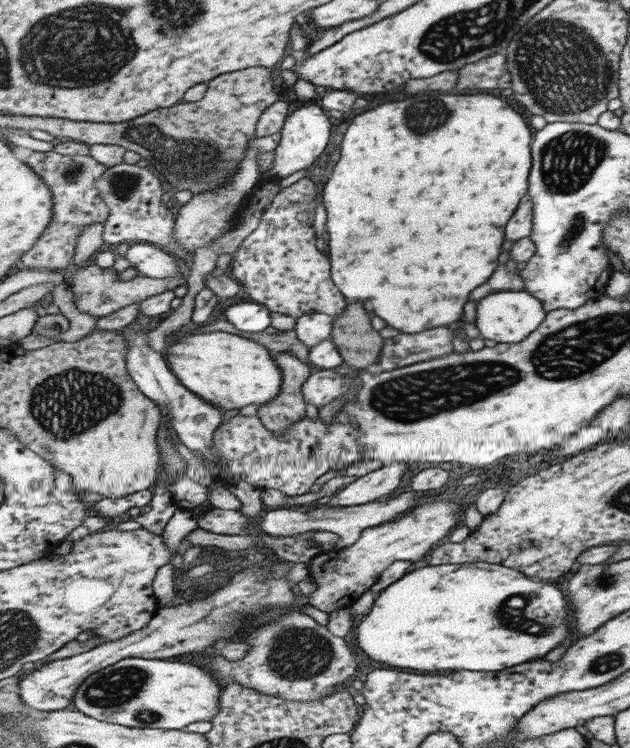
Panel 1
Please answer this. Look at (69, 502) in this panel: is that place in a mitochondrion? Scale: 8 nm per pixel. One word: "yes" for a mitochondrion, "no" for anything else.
no

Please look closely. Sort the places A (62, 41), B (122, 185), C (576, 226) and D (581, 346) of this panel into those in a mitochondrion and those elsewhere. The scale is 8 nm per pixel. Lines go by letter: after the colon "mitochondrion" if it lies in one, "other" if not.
A: mitochondrion
B: mitochondrion
C: mitochondrion
D: mitochondrion

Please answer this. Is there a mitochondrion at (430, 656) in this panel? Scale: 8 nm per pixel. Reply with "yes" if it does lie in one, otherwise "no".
no

